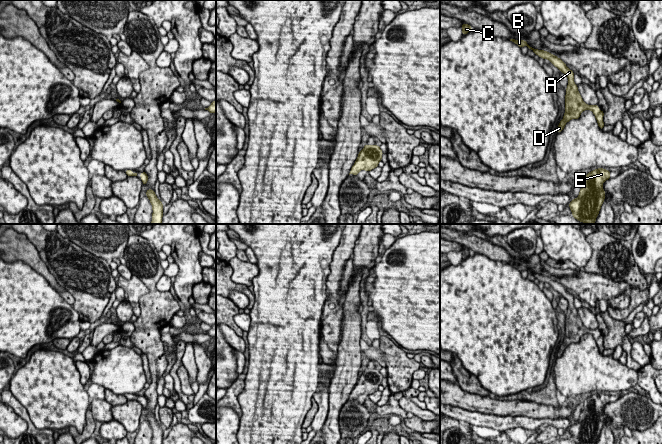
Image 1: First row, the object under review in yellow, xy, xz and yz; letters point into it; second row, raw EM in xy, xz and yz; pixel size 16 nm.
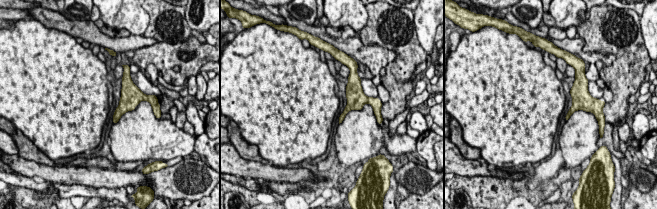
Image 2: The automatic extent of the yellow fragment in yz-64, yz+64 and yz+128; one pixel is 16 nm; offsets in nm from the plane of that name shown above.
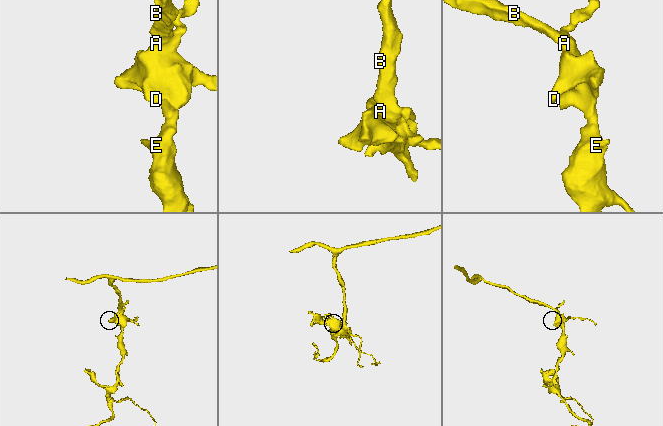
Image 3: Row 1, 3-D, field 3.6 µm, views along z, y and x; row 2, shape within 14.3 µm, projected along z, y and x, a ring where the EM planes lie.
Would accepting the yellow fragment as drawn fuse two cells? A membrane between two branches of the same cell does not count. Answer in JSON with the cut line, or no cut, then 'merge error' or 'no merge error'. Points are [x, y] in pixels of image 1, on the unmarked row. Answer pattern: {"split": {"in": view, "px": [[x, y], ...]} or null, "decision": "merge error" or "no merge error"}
{"split": null, "decision": "no merge error"}

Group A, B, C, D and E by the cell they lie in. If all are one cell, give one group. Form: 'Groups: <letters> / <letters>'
Groups: A B C D E

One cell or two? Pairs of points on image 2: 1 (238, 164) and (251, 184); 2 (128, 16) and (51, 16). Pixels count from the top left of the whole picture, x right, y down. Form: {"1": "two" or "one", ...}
{"1": "two", "2": "two"}

